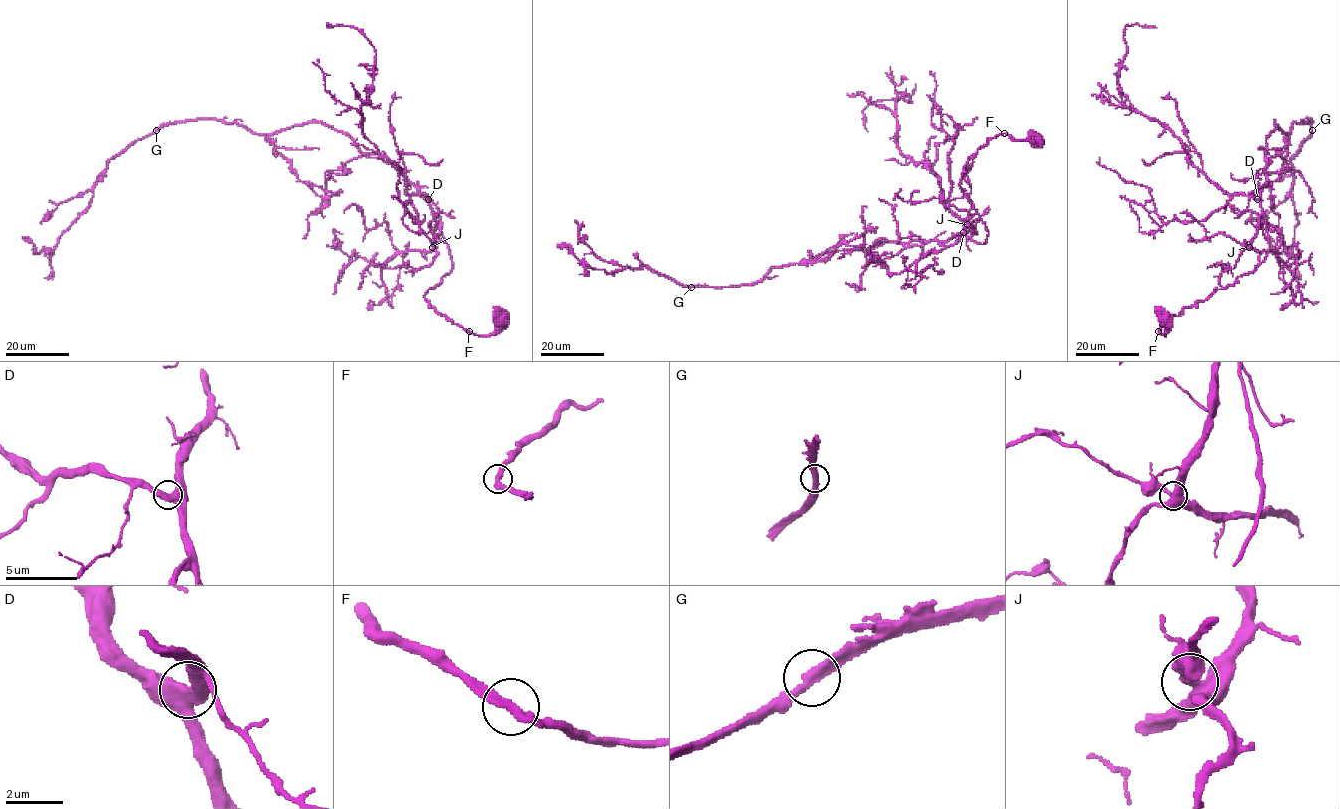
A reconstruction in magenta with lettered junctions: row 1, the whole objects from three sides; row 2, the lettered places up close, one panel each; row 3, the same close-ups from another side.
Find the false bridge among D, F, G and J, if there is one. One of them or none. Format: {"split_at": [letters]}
{"split_at": []}

